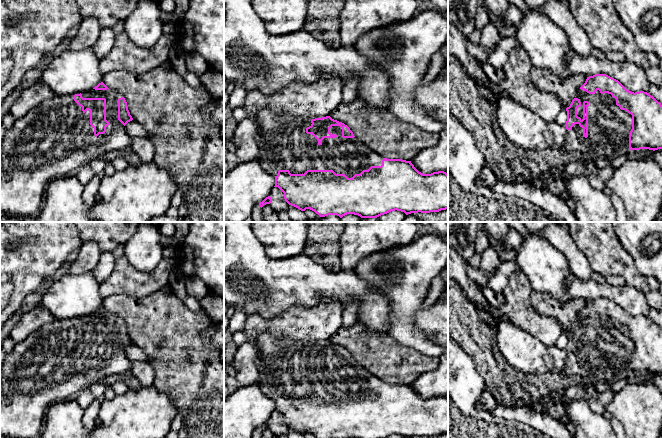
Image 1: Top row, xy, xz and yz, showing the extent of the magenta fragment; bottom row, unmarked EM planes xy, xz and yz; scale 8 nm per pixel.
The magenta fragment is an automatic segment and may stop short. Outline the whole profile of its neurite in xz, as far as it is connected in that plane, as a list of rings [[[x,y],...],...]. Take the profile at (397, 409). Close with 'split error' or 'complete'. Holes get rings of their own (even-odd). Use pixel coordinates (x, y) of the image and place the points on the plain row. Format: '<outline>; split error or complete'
[[[267,332],[256,338],[259,358],[257,365],[259,368],[258,384],[264,394],[275,401],[275,410],[284,417],[285,425],[301,435],[310,433],[316,438],[387,438],[391,435],[401,435],[405,438],[430,437],[448,433],[448,398],[444,395],[423,398],[419,396],[411,385],[402,383],[387,383],[370,373],[365,367],[357,363],[350,352],[342,346],[332,343],[330,340],[307,344],[295,342],[286,337],[275,337]]]; split error

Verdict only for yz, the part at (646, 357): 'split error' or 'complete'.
split error

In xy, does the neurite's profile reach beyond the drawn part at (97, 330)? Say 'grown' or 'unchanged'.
grown

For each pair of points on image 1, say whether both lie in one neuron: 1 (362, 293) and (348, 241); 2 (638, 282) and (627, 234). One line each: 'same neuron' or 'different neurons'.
1: different neurons
2: different neurons

